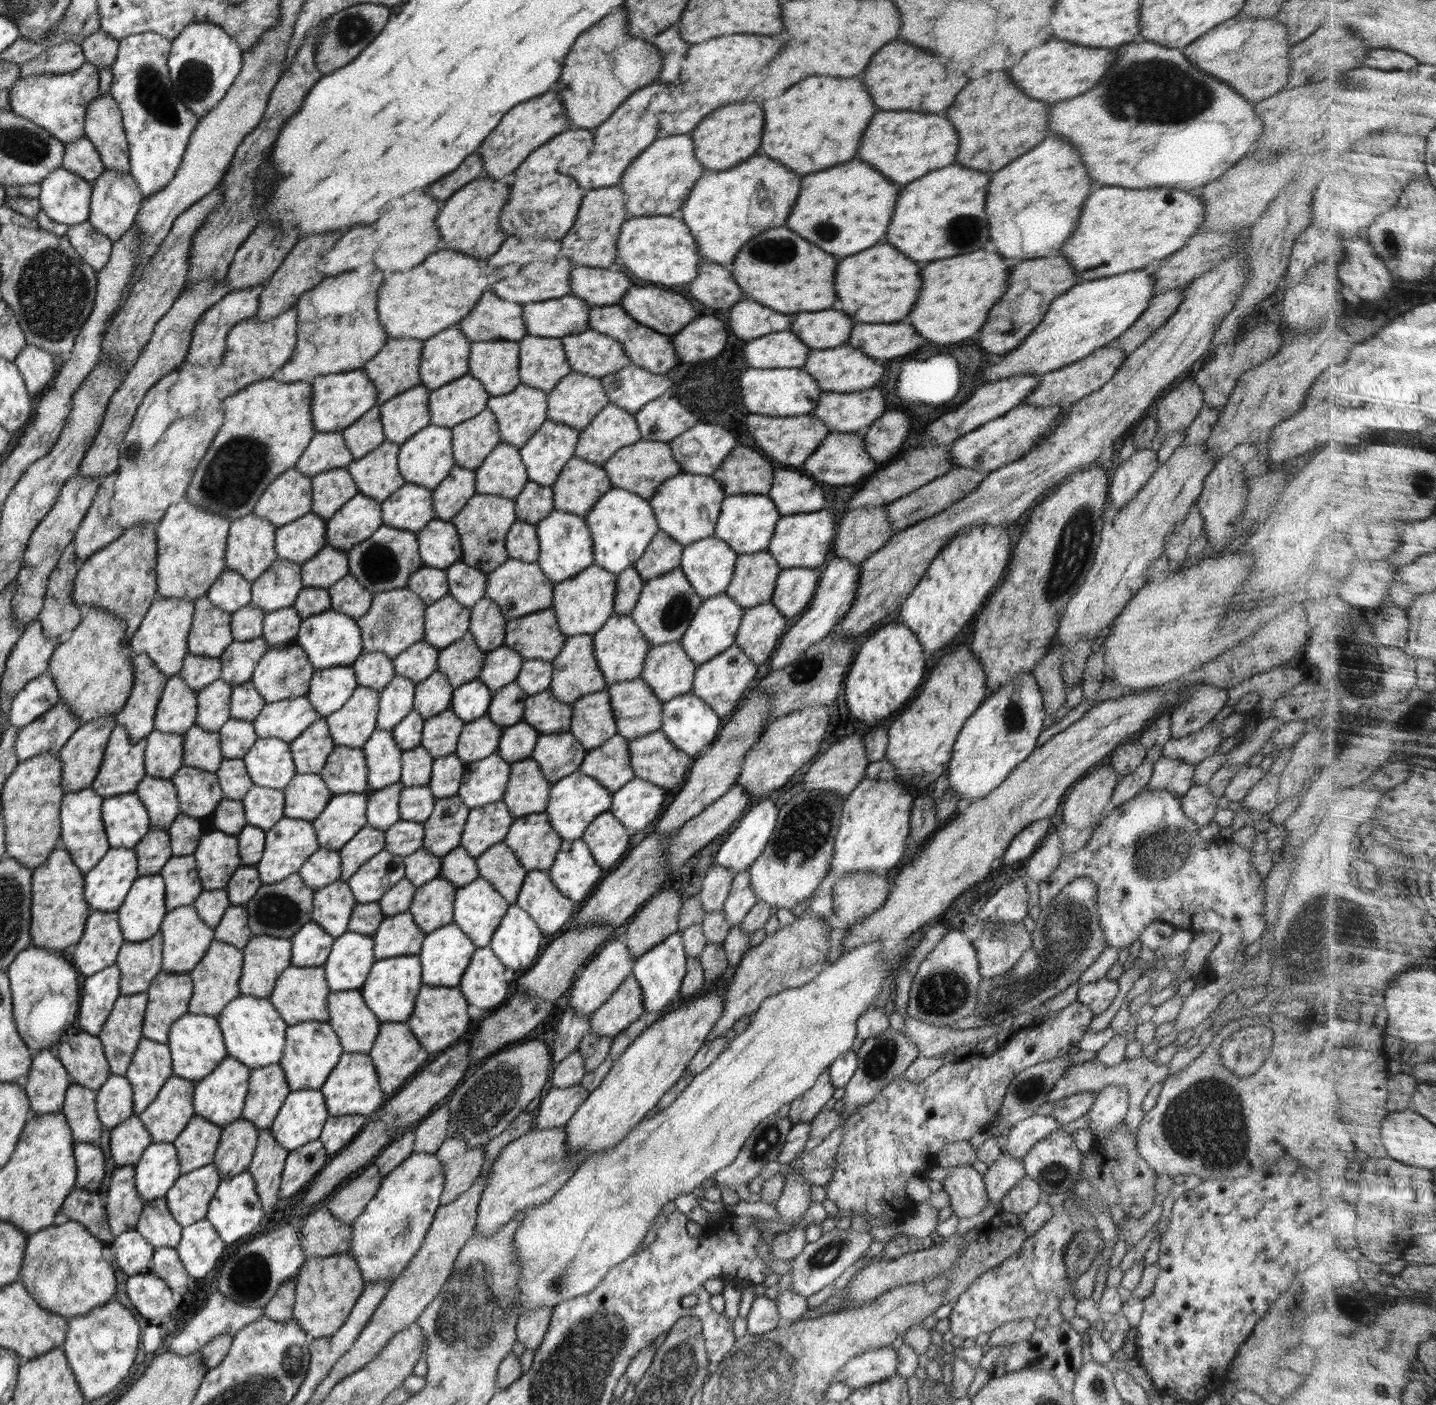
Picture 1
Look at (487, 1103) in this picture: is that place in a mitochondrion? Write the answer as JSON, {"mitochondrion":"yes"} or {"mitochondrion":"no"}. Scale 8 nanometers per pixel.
{"mitochondrion":"yes"}

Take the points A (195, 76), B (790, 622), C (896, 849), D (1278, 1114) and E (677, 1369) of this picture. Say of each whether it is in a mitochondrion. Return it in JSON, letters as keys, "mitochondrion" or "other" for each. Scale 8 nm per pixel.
{"A":"mitochondrion","B":"other","C":"other","D":"other","E":"mitochondrion"}

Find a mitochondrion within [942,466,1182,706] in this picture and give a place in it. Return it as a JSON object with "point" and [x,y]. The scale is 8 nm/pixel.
{"point":[1074,549]}

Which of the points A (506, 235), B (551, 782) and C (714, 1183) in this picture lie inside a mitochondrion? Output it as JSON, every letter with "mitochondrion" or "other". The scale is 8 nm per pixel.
{"A":"other","B":"other","C":"other"}

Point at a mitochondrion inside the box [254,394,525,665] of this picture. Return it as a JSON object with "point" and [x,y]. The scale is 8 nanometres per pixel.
{"point":[379,563]}

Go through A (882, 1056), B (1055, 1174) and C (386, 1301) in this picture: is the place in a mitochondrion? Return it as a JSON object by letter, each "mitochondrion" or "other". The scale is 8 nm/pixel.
{"A":"mitochondrion","B":"mitochondrion","C":"other"}

